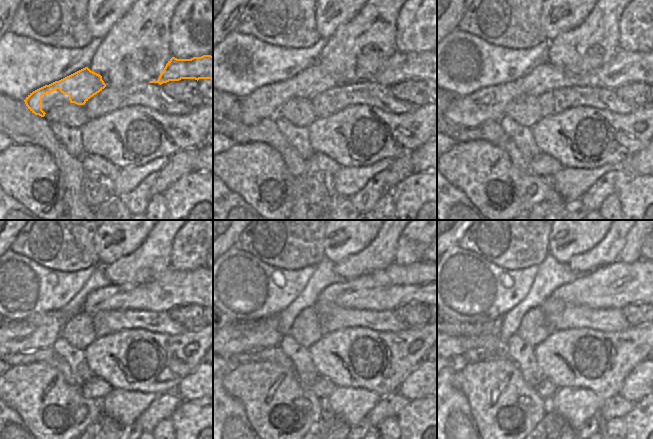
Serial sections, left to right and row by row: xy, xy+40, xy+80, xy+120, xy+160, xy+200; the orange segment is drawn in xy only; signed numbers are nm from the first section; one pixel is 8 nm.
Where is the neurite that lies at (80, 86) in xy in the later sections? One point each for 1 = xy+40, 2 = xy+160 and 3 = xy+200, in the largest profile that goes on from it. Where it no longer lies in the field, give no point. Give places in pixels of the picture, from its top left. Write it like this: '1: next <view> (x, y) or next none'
1: next xy+40 (309, 83)
2: next xy+160 (386, 289)
3: next xy+200 (614, 286)

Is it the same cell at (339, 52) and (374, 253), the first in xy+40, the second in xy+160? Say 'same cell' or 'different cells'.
same cell

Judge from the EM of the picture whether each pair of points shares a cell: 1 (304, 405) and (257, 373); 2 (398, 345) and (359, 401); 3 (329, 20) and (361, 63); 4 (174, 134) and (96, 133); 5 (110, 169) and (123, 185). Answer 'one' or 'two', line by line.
1: one
2: two
3: two
4: one
5: two

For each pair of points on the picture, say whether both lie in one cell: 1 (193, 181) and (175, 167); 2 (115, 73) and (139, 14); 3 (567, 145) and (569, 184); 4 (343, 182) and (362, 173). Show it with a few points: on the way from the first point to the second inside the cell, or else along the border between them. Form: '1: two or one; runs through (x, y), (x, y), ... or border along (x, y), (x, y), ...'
1: two; border along (195, 170), (183, 174), (166, 188)
2: one; runs through (120, 58), (139, 37), (139, 29)
3: two; border along (562, 166), (591, 169)
4: one; runs through (348, 180), (357, 177)

